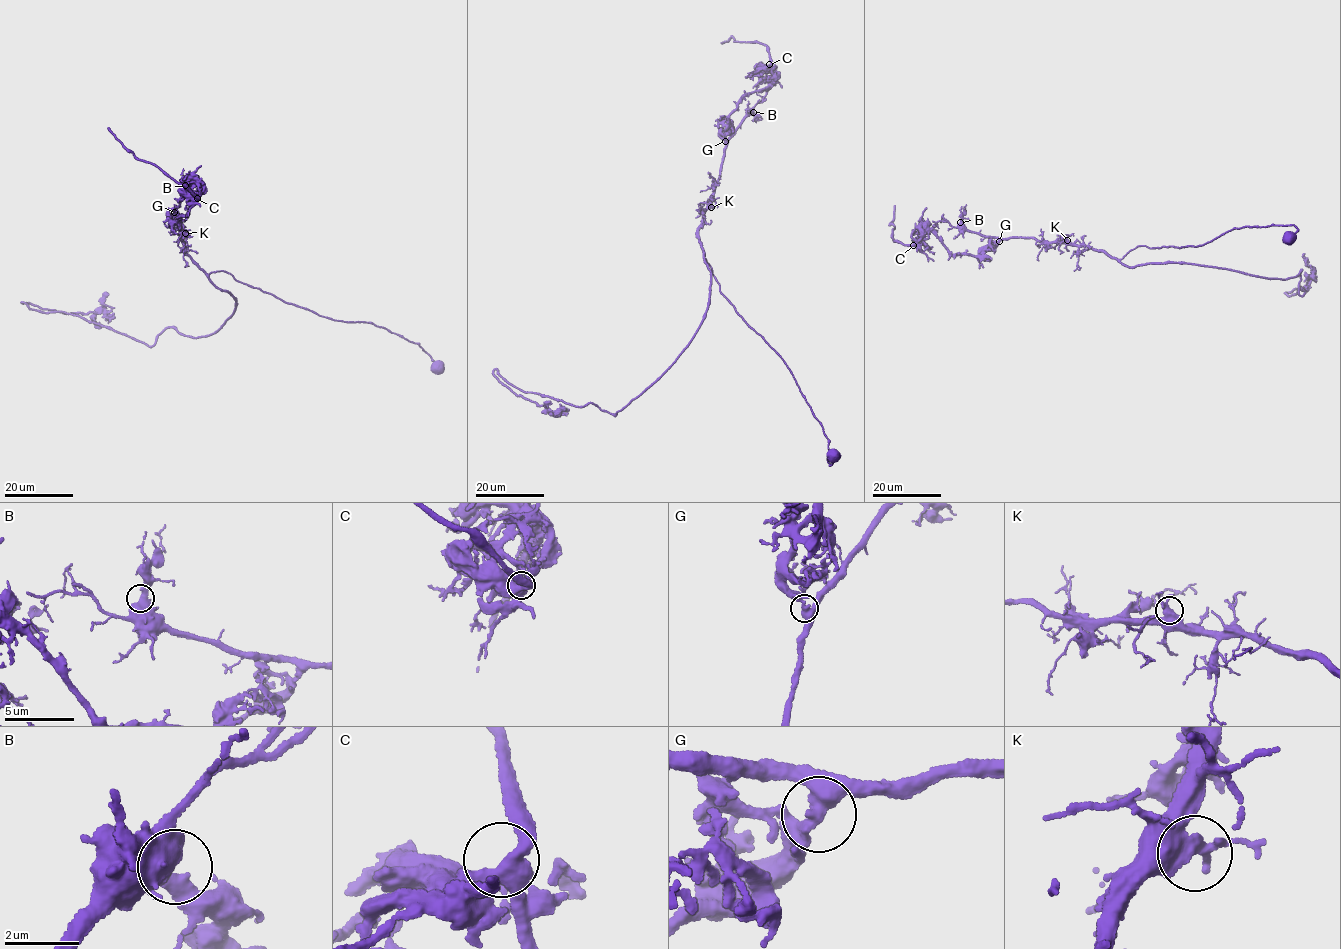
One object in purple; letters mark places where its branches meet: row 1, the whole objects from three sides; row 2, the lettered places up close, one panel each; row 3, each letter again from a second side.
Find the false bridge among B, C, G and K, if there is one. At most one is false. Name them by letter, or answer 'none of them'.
G

